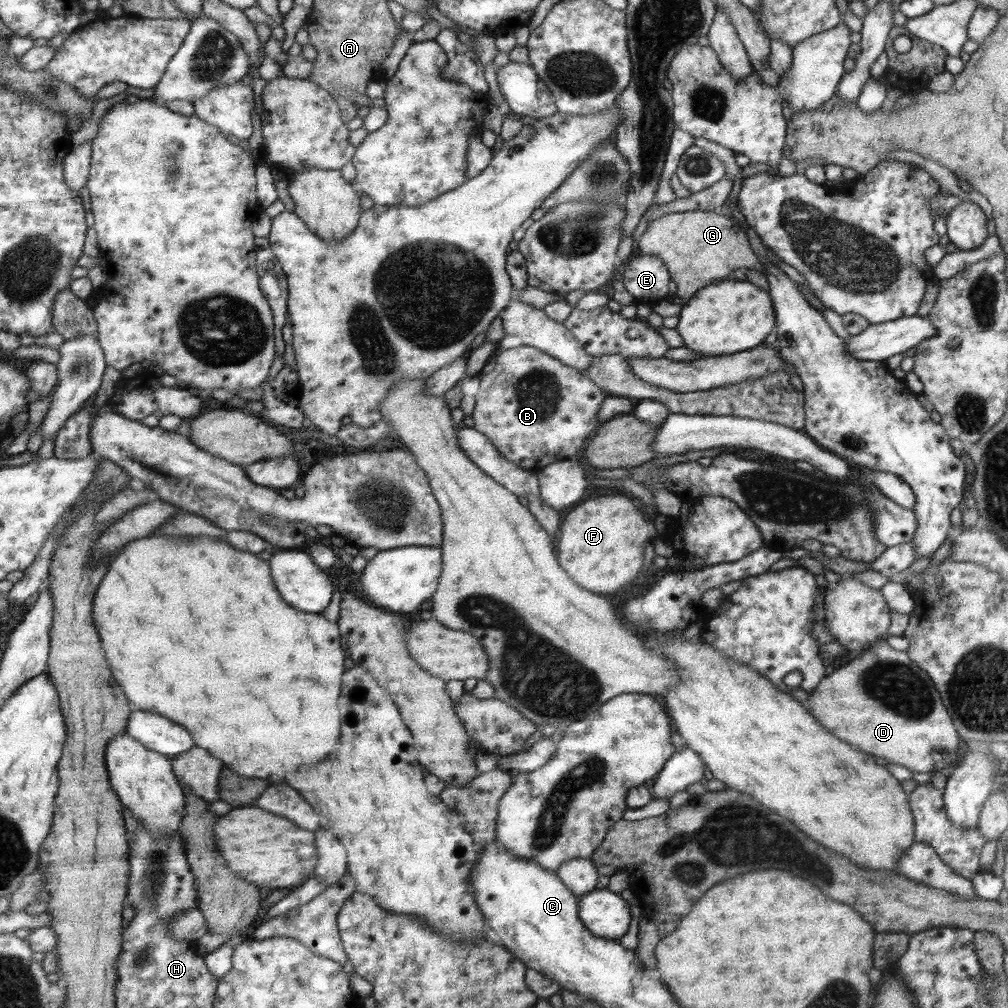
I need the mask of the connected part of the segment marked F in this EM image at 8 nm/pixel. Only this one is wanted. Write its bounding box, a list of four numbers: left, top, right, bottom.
[555,495,657,594]

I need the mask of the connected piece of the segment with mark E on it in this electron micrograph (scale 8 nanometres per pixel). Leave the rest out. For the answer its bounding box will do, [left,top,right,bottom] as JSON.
[620,254,670,304]

